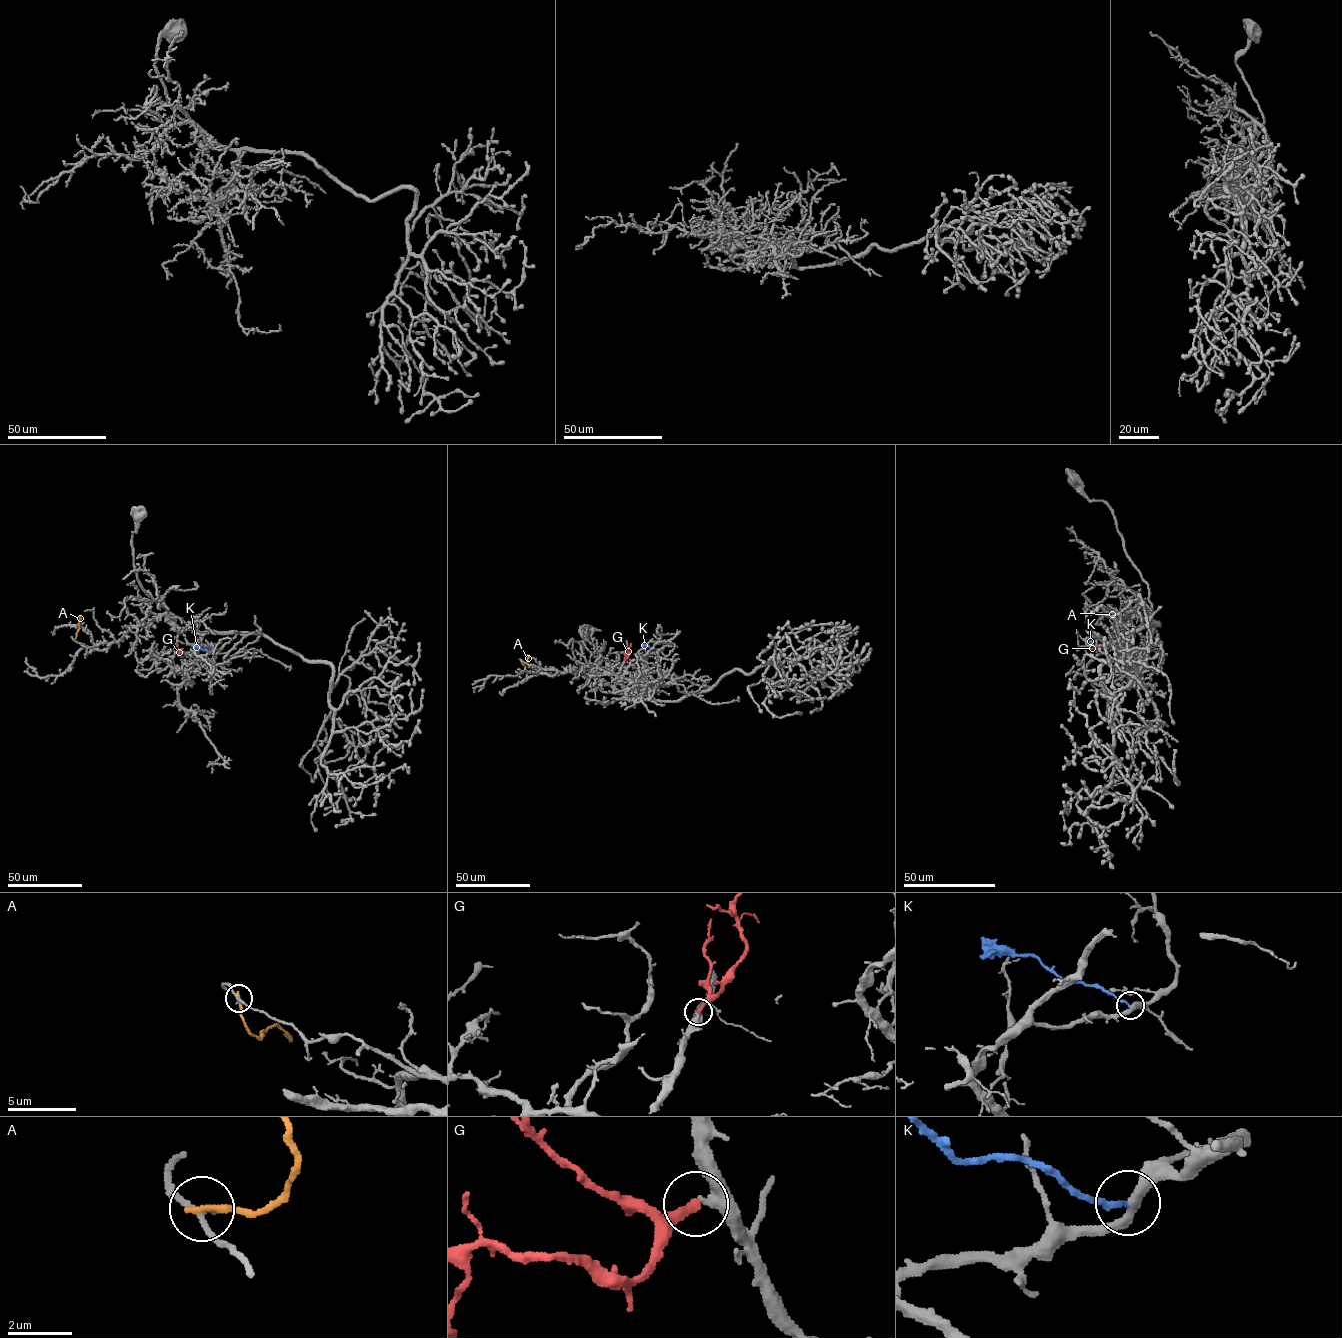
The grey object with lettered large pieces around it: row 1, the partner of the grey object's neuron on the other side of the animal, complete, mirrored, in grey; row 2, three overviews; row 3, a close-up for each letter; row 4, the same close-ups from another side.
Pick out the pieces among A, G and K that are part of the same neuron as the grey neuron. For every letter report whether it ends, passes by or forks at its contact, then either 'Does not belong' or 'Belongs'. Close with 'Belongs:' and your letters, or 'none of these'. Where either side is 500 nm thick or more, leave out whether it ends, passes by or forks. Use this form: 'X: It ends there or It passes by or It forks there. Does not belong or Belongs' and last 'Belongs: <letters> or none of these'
A: It ends there. Does not belong
G: It ends there. Belongs
K: It ends there. Does not belong
Belongs: G

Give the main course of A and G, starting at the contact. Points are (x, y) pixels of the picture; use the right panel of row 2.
A: (1110, 633), (1115, 630), (1115, 616), (1102, 606)
G: (1110, 645), (1107, 649), (1089, 648)

